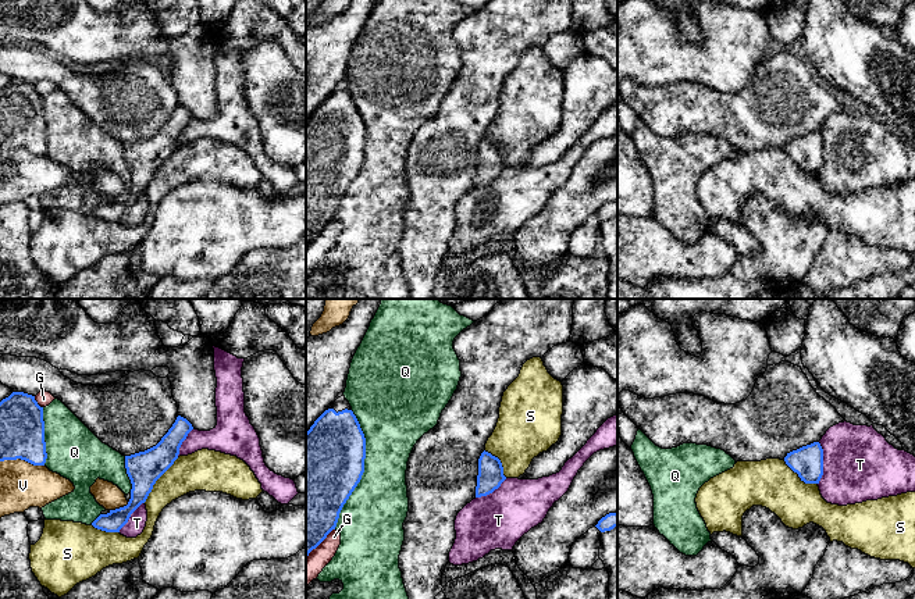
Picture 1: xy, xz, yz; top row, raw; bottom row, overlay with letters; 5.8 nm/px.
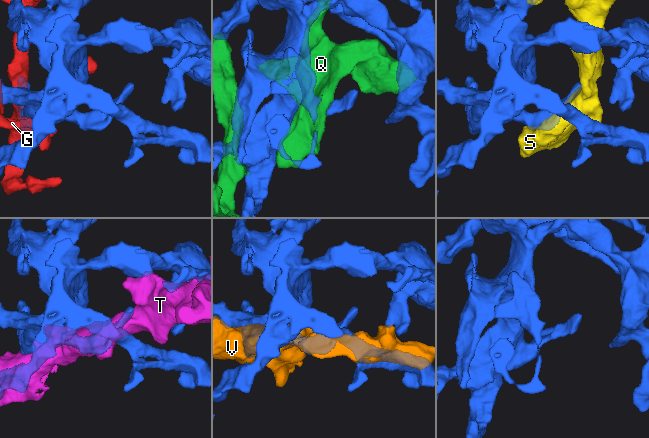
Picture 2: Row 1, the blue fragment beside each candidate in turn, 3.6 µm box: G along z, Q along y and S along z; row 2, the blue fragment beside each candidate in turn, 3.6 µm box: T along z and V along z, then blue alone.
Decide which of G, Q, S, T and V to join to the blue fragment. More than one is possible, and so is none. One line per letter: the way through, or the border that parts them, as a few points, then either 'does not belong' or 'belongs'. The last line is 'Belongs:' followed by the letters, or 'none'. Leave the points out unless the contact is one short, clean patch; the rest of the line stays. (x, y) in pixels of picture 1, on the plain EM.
G: does not belong
Q: does not belong
S: does not belong
T: does not belong
V: does not belong
Belongs: none

